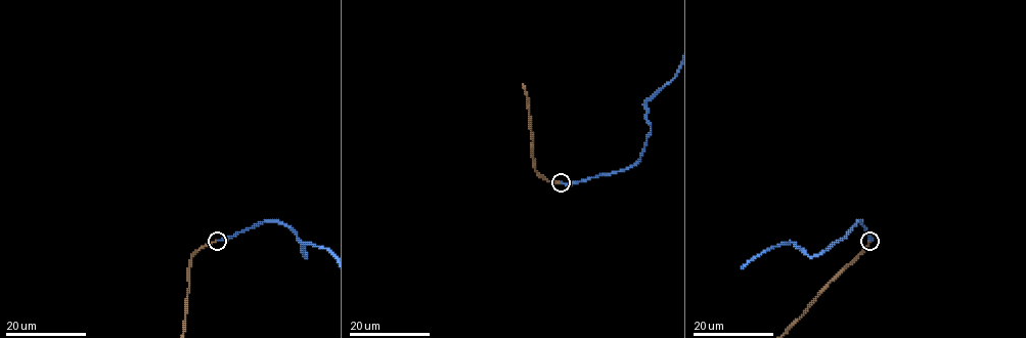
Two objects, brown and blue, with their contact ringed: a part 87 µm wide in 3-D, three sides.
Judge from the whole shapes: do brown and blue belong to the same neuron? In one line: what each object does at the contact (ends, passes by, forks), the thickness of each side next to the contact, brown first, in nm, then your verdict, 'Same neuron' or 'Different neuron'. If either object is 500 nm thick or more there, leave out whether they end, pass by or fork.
At the ring brown ends. At the ring blue ends. Thickness 200 nm (brown) against 200 nm. Same neuron

